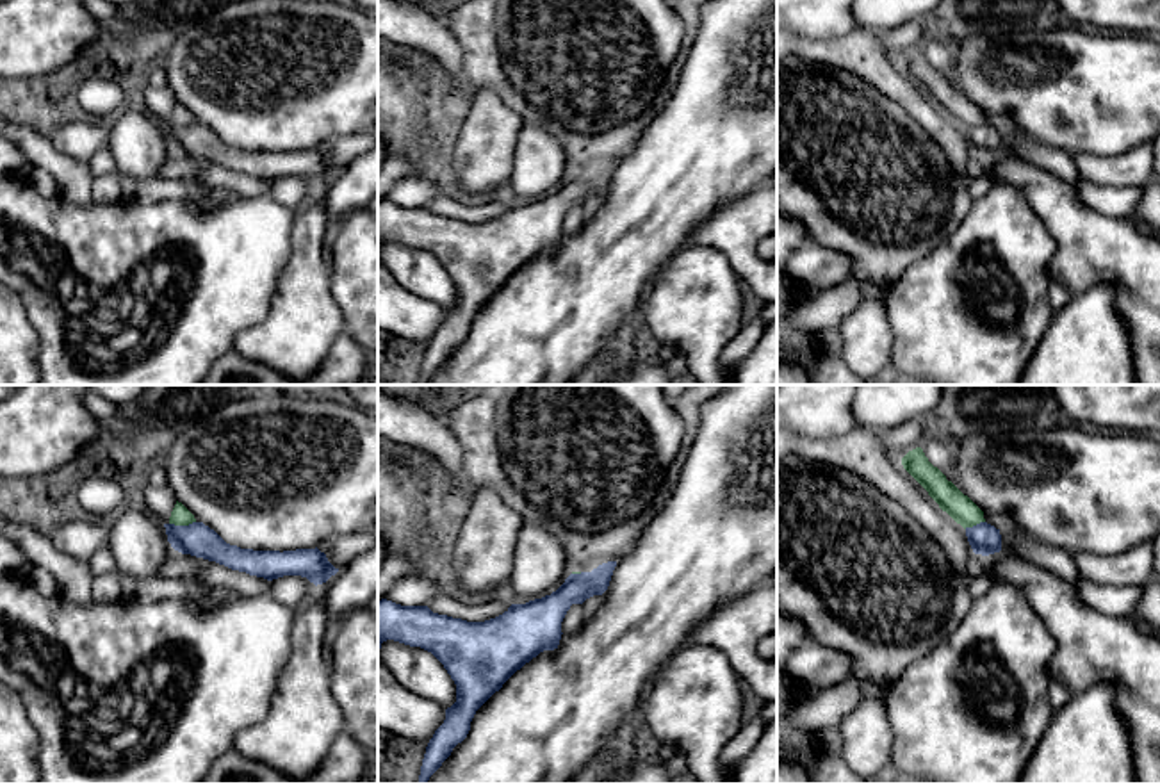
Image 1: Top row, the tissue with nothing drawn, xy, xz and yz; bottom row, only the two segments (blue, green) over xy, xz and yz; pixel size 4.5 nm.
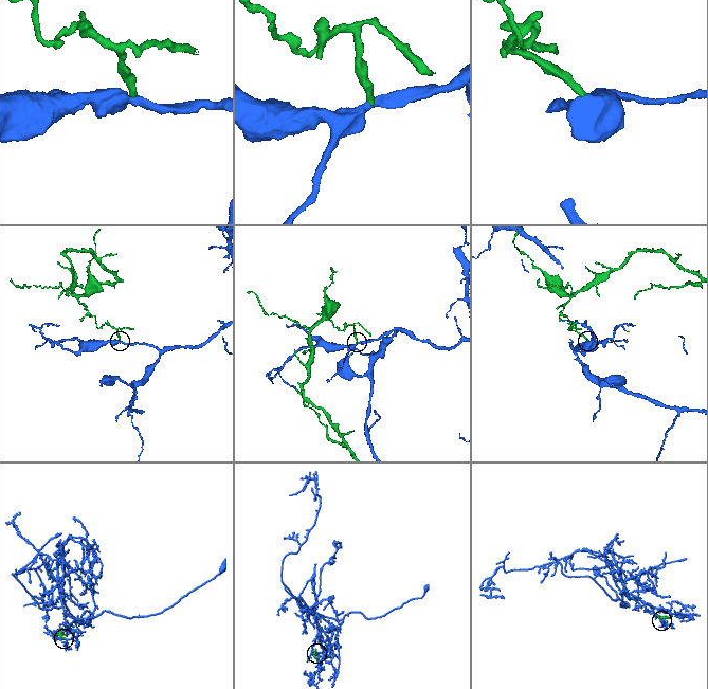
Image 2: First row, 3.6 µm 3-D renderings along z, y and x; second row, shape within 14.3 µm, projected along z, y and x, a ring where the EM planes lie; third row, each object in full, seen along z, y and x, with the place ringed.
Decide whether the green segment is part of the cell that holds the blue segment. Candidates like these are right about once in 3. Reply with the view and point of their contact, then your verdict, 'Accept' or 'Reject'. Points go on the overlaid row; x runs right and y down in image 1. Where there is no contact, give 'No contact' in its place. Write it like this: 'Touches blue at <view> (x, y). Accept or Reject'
Touches blue at xy (182, 526). Reject

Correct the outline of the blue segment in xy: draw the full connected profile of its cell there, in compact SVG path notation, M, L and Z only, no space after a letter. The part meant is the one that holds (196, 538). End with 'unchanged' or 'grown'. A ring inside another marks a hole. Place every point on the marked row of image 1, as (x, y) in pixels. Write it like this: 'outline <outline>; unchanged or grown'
outline M192 522L189 526L164 524L164 527L167 542L175 551L216 561L232 570L246 572L267 581L283 576L301 576L317 586L339 572L317 547L283 552L253 551L226 543L203 522Z; unchanged

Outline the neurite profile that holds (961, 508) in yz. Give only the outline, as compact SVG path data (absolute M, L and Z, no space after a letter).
M921 447L909 451L902 458L902 465L964 529L985 522L984 511L928 461Z

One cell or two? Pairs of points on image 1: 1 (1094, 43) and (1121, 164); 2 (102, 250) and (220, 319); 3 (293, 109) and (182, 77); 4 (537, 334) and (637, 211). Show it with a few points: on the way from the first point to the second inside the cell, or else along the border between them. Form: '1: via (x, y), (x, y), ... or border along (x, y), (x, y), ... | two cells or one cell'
1: border along (1141, 143), (1109, 155), (1077, 154) | two cells
2: via (145, 228), (163, 227), (195, 239), (212, 277) | one cell
3: via (266, 100), (261, 100), (241, 81), (209, 77) | one cell
4: via (567, 303), (629, 241) | one cell

